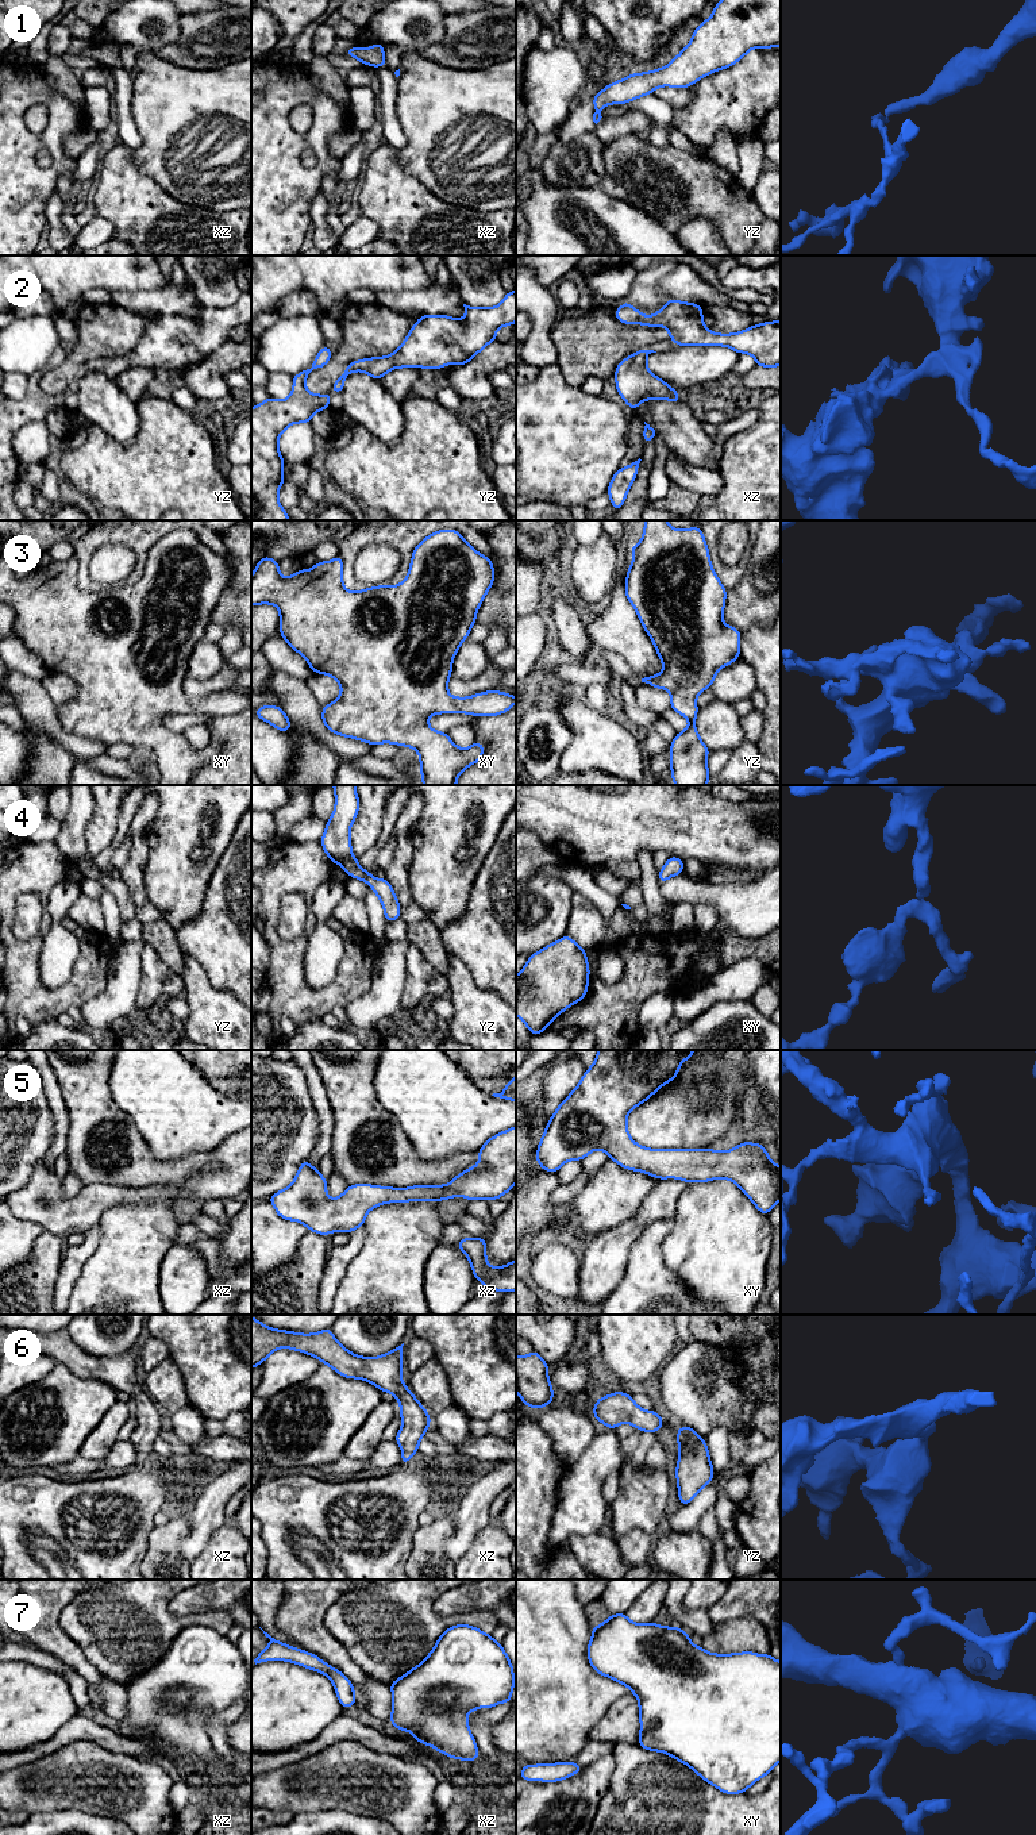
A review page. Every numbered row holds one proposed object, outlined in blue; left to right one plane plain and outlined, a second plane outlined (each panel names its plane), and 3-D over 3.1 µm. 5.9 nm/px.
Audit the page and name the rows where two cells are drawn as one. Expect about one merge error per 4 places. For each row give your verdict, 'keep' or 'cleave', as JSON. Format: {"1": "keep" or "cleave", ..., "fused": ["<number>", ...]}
{"1": "cleave", "2": "keep", "3": "keep", "4": "keep", "5": "keep", "6": "keep", "7": "keep", "fused": ["1"]}

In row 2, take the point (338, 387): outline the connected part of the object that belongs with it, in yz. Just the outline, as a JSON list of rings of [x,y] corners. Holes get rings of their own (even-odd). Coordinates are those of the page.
[[[516,291],[507,292],[497,307],[478,308],[463,304],[465,319],[446,315],[421,315],[411,328],[403,345],[386,357],[363,358],[344,366],[344,373],[334,382],[332,392],[342,393],[344,380],[351,372],[366,372],[371,378],[380,380],[389,370],[397,368],[427,368],[435,370],[450,363],[465,365],[470,362],[486,345],[496,342],[496,332],[502,326],[516,322]]]

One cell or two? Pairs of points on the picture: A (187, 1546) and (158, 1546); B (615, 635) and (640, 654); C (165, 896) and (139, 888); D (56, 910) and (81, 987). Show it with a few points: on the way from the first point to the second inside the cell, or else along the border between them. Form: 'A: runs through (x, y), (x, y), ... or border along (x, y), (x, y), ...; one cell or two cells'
A: border along (189, 1519), (189, 1532), (178, 1545), (188, 1562); two cells
B: runs through (622, 635), (634, 647); one cell
C: border along (146, 858), (143, 869), (145, 891), (164, 918); two cells
D: border along (72, 933), (80, 954), (72, 974), (54, 989); two cells

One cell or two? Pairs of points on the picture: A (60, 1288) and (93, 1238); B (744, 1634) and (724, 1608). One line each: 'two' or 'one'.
A: one
B: two

